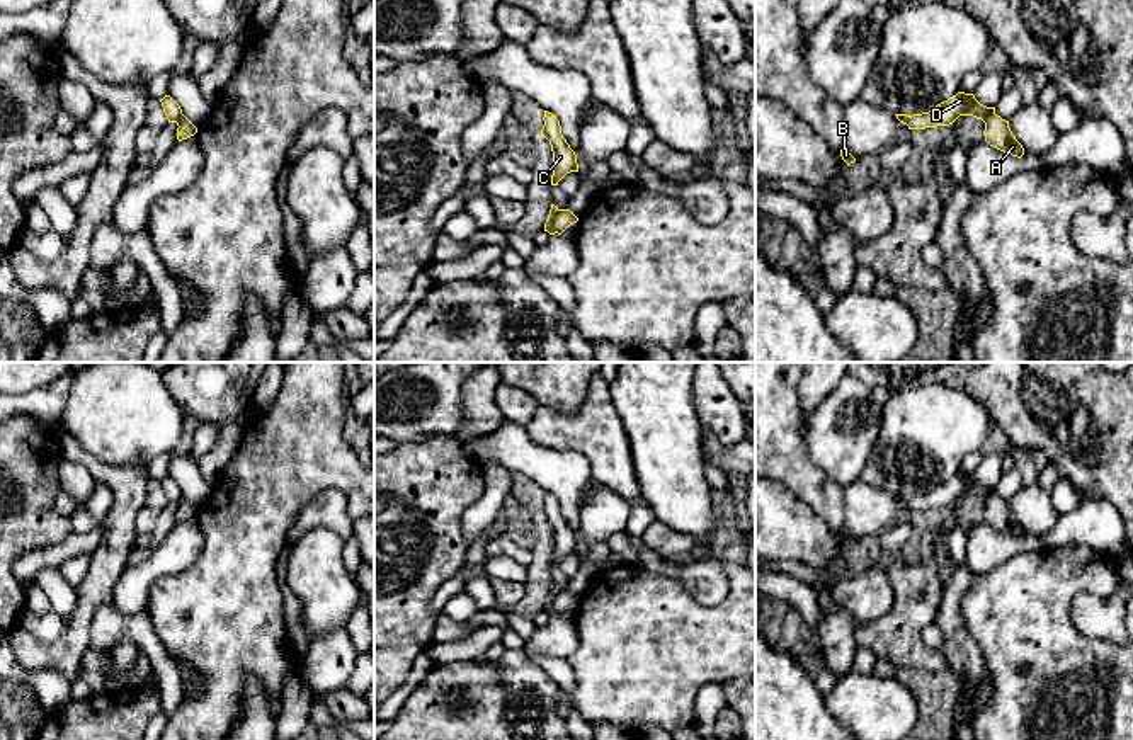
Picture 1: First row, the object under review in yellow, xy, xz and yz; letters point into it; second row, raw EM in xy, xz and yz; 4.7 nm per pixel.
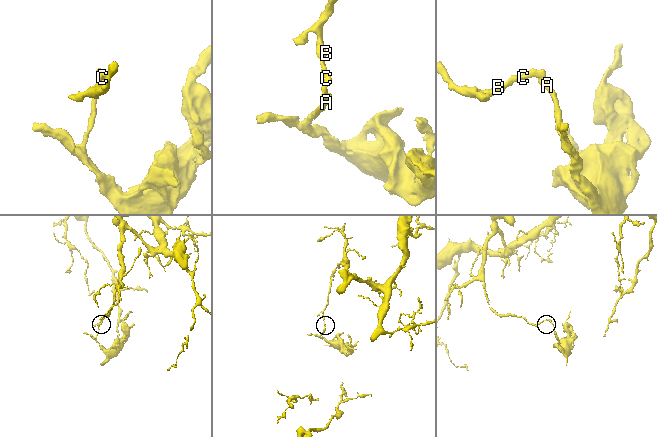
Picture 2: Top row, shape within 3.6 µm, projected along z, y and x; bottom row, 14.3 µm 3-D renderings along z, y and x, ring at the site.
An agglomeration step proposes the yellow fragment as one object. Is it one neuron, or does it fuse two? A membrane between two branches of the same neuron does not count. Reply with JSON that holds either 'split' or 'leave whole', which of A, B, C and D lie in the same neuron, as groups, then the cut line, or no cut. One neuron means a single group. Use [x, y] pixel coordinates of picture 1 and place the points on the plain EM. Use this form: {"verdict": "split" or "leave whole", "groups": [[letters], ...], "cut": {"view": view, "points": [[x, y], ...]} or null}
{"verdict": "split", "groups": [["A"], ["B", "C", "D"]], "cut": {"view": "xz", "points": [[560, 591], [553, 601], [553, 613]]}}

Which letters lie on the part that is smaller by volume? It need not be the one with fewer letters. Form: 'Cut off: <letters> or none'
Cut off: A

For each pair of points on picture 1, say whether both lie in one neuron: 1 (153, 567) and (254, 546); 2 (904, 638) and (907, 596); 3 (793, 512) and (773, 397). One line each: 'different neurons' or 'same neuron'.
1: different neurons
2: same neuron
3: different neurons

